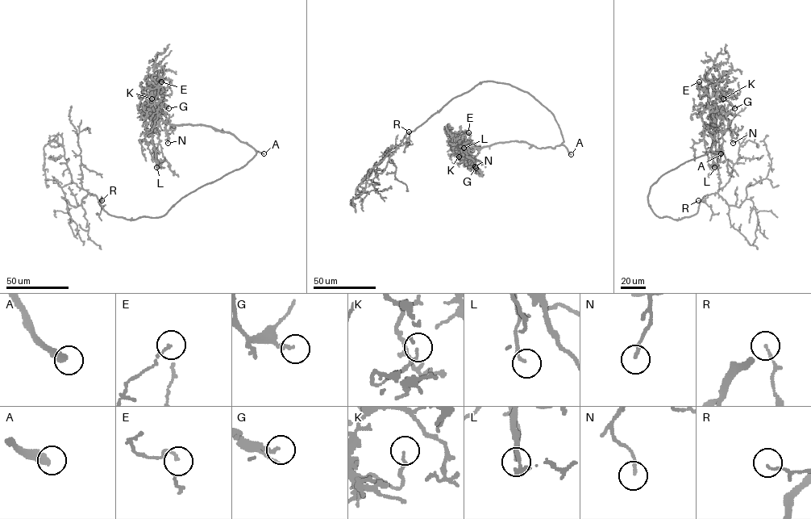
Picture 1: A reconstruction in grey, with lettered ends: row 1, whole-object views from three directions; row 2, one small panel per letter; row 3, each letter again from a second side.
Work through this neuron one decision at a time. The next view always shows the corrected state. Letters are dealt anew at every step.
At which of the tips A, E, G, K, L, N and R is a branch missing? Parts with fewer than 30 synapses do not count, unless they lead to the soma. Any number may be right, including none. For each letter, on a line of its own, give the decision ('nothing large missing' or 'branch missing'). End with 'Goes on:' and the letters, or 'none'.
A: branch missing
E: nothing large missing
G: branch missing
K: nothing large missing
L: branch missing
N: nothing large missing
R: nothing large missing
Goes on: A, G, L

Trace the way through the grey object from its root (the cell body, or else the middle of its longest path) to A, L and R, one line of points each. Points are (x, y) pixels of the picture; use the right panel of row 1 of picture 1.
A: (651, 186), (667, 172), (704, 155), (710, 149), (721, 153)
L: (651, 186), (711, 148), (714, 134), (707, 126), (714, 124), (712, 111), (710, 152), (714, 167)
R: (651, 186), (647, 197), (649, 206), (659, 217), (680, 219), (693, 215), (700, 202), (705, 202), (698, 200)

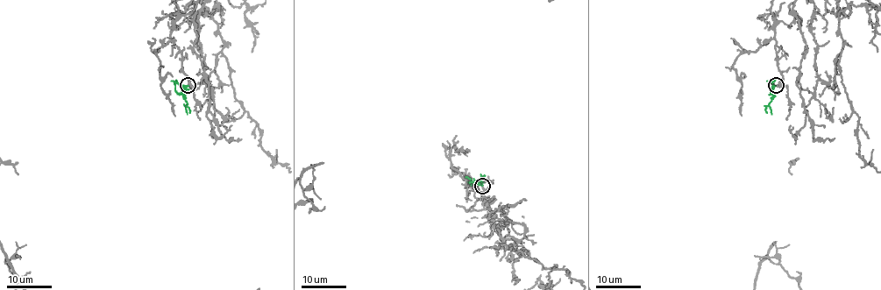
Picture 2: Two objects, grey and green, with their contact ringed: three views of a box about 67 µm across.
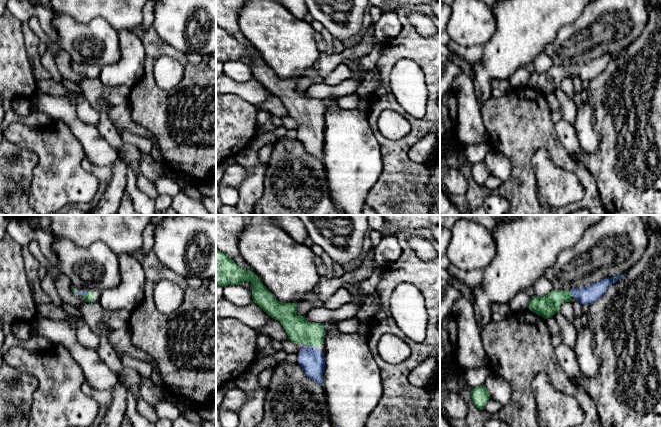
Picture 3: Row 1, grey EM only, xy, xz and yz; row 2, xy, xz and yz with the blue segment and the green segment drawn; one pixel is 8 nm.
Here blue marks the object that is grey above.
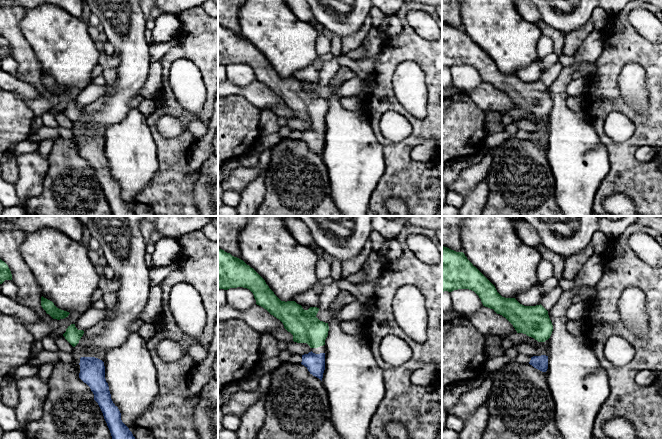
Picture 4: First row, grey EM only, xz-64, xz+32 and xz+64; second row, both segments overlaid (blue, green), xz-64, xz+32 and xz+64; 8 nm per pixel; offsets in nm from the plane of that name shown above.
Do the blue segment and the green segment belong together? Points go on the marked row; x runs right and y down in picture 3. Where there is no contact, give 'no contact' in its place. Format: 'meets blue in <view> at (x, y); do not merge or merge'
meets blue in xz at (310, 346); merge

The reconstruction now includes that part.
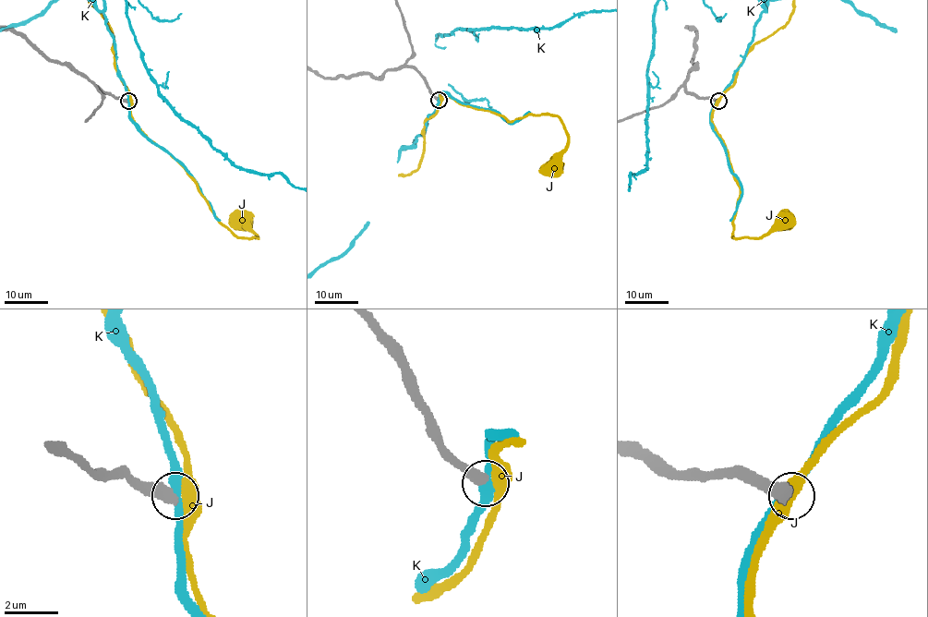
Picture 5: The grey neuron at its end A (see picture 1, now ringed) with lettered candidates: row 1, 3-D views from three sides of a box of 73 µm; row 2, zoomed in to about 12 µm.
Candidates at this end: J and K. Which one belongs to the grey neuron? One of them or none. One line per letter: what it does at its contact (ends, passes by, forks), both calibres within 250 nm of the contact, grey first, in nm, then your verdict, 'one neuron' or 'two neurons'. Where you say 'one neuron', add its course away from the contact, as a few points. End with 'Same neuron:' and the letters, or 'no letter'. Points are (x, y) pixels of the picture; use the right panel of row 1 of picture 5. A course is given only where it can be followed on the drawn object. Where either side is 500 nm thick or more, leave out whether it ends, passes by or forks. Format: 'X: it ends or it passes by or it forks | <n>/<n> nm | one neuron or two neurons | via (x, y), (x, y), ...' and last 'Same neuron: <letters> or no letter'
J: 320/500 nm | two neurons
K: it passes by | 360/320 nm | two neurons
Same neuron: no letter

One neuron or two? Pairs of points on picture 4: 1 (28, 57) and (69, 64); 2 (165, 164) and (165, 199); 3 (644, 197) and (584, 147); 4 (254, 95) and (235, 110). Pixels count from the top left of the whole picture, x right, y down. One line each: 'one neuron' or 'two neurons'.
1: two neurons
2: one neuron
3: two neurons
4: two neurons

